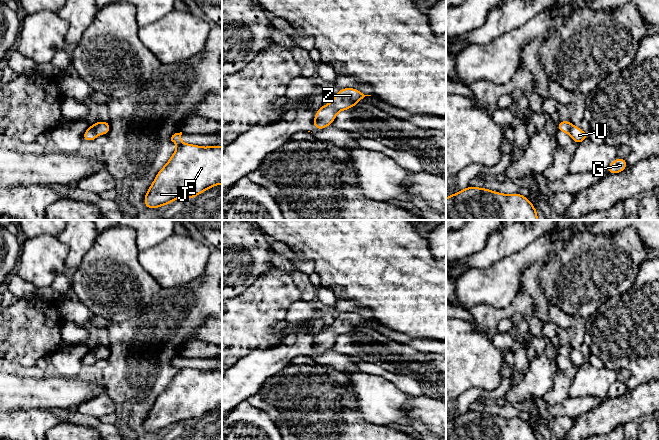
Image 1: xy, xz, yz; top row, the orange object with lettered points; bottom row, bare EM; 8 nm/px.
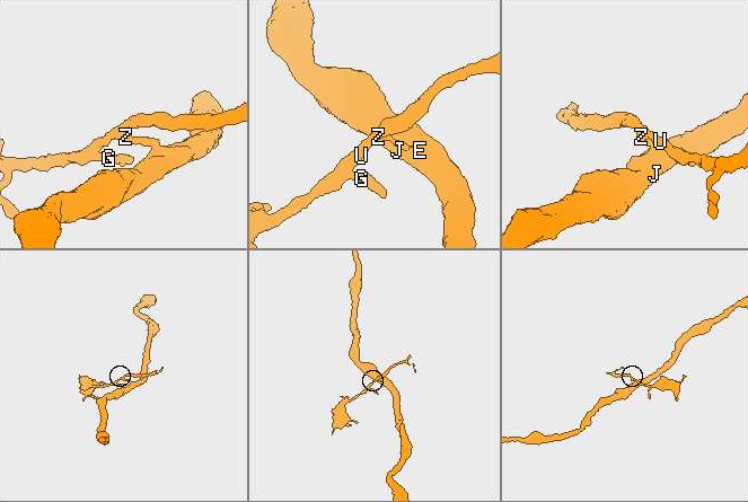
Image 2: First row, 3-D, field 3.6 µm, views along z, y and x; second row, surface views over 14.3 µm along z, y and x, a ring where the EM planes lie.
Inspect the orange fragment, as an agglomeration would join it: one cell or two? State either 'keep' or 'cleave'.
keep

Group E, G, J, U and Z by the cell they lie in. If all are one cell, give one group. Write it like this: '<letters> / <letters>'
E G J U Z

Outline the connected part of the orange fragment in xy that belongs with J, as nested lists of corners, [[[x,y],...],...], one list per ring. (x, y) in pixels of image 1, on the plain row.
[[[182,356],[172,359],[177,373],[146,416],[144,429],[149,433],[181,421],[191,423],[222,408],[222,370],[184,368],[181,359]]]

